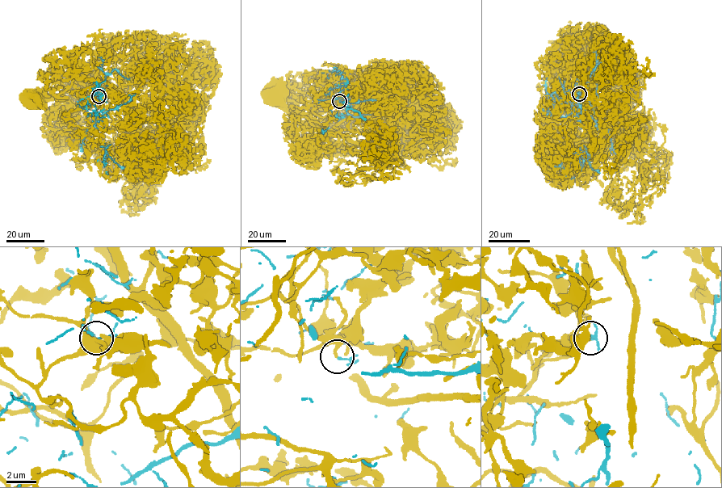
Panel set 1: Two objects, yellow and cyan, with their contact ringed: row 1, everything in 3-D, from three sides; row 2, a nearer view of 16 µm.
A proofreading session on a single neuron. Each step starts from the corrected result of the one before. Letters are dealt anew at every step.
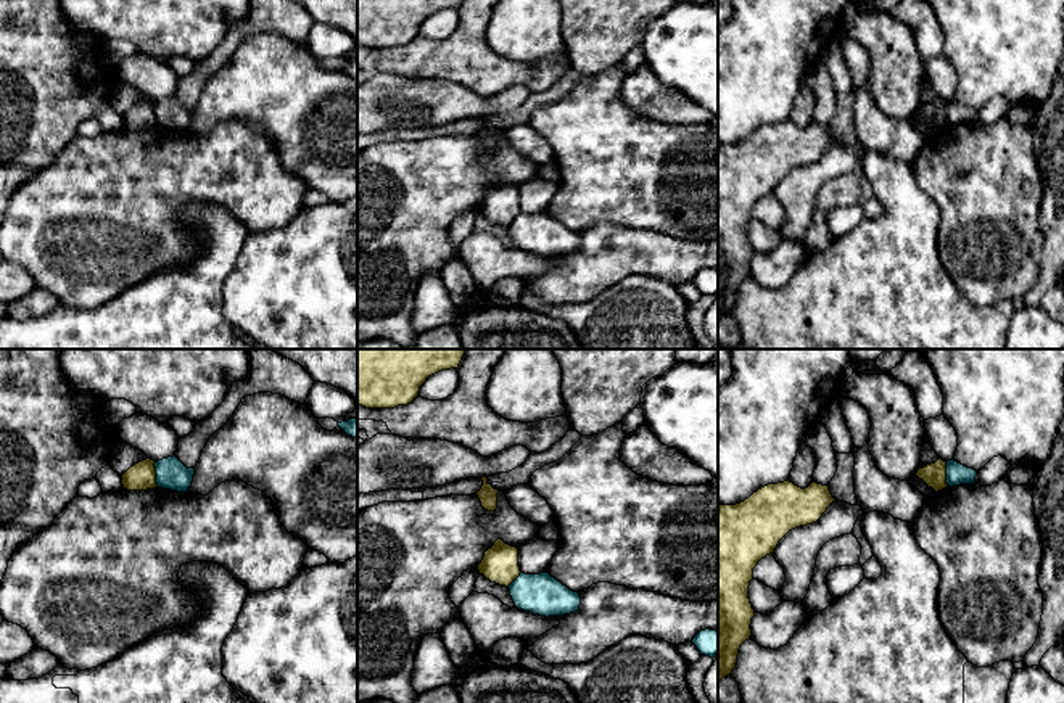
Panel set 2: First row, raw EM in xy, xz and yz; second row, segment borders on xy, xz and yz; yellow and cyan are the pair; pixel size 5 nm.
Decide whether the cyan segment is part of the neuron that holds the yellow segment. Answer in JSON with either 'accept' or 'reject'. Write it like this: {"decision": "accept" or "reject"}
{"decision": "reject"}

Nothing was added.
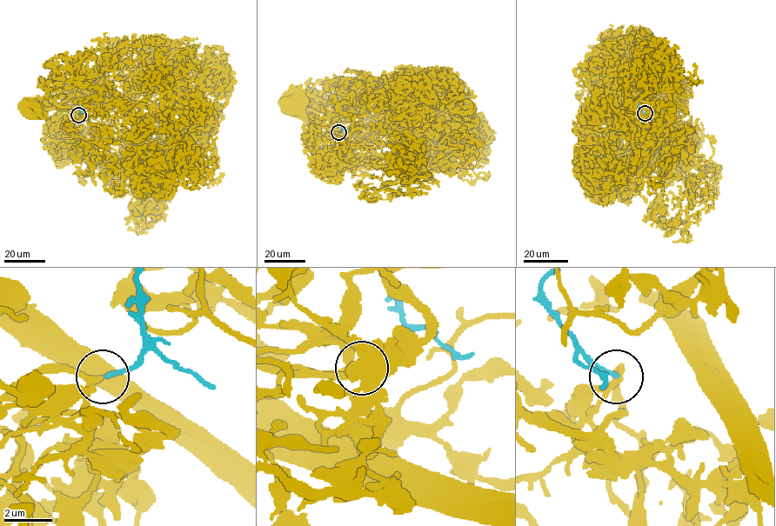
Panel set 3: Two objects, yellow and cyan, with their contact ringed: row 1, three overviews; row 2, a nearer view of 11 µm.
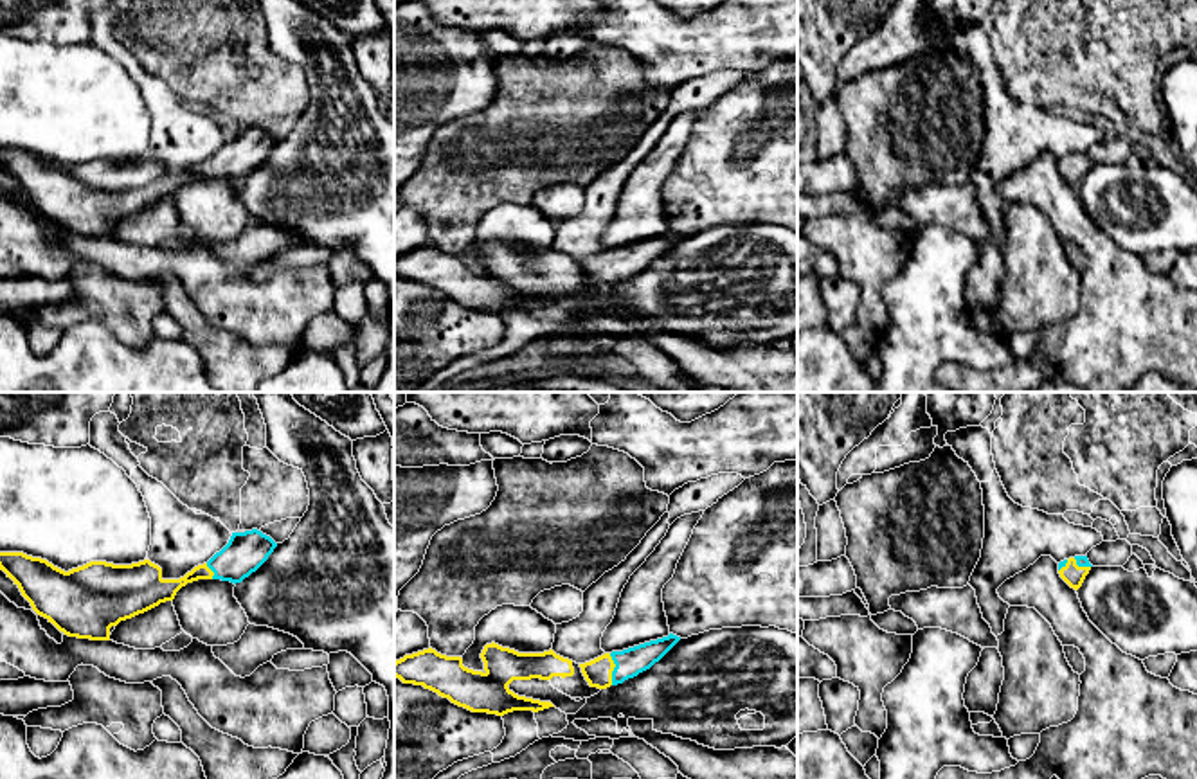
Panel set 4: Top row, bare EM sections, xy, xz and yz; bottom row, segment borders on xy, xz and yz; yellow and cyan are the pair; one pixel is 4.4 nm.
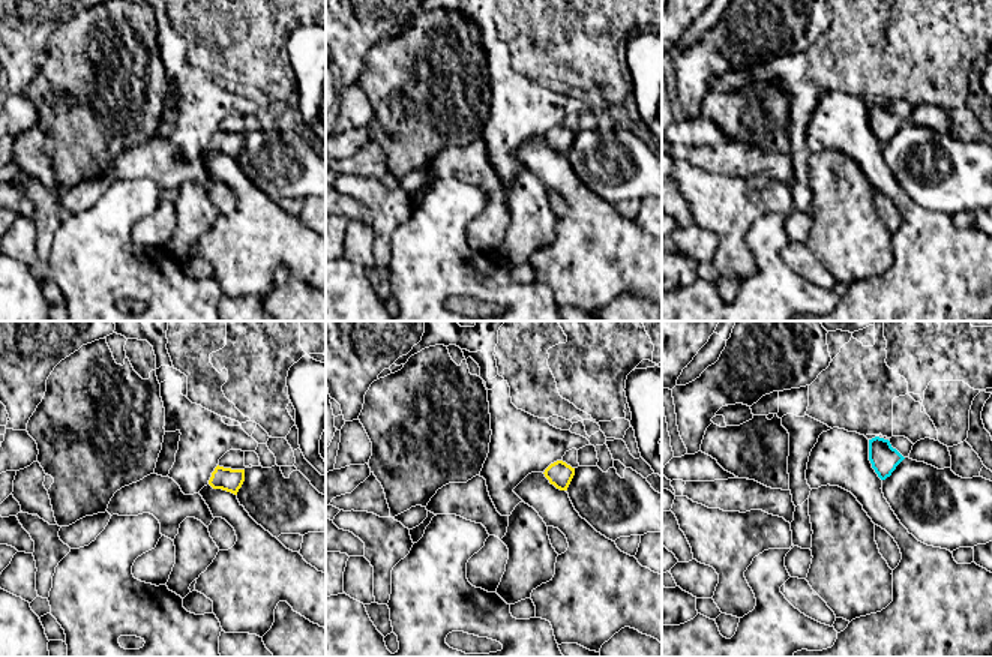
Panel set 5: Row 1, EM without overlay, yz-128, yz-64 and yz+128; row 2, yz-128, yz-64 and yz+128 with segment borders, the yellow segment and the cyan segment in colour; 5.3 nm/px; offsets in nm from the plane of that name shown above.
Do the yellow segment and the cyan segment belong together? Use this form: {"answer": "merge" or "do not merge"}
{"answer": "merge"}

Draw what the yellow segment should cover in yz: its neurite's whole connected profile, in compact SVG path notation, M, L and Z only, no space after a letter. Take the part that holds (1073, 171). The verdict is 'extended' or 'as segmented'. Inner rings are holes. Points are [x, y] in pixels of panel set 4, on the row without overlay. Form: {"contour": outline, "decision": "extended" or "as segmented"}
{"contour": "M1075 153L1058 160L1058 171L1071 185L1078 187L1091 164L1087 153Z", "decision": "extended"}

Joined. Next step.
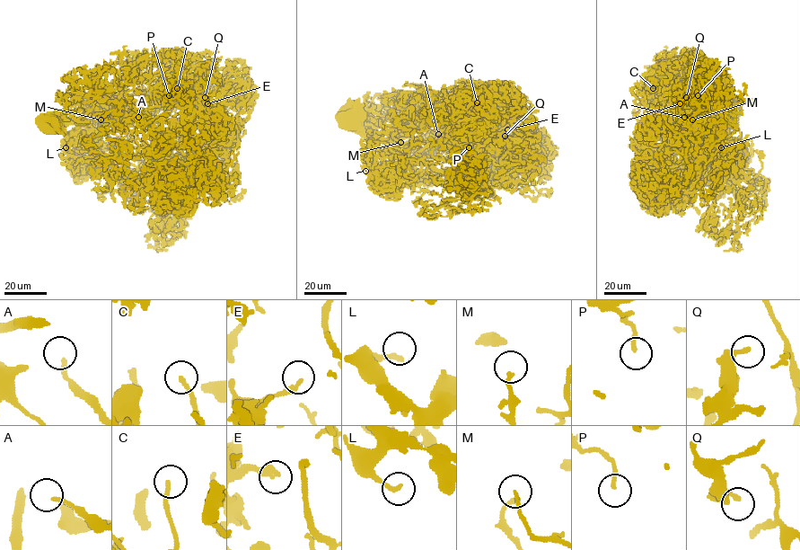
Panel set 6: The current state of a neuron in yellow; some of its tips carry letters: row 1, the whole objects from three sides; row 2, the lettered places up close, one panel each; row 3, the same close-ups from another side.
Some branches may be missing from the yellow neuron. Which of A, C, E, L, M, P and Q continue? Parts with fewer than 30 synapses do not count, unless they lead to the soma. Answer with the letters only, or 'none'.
C, M

